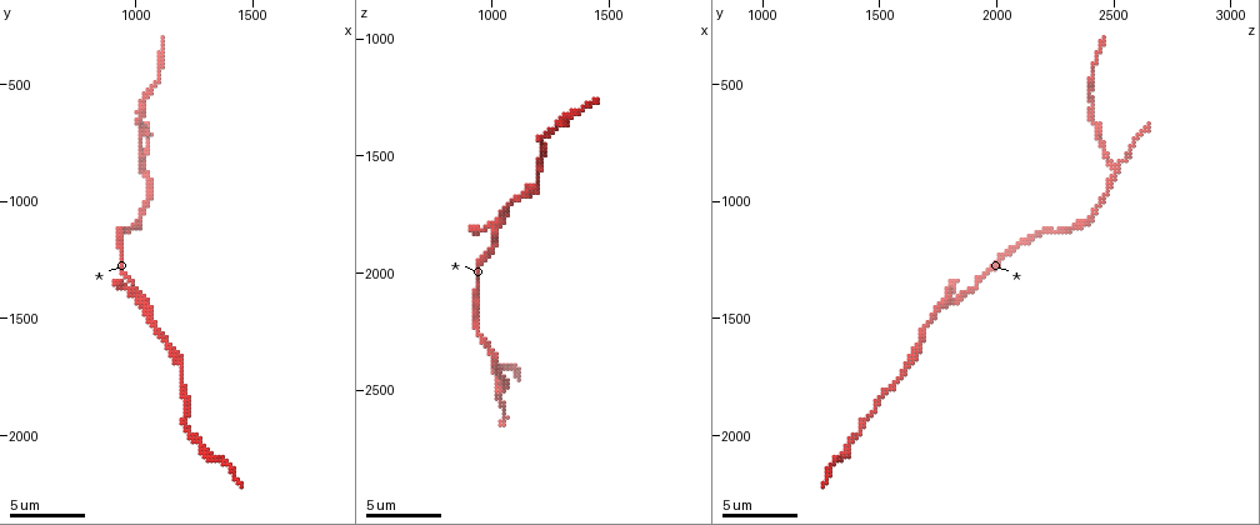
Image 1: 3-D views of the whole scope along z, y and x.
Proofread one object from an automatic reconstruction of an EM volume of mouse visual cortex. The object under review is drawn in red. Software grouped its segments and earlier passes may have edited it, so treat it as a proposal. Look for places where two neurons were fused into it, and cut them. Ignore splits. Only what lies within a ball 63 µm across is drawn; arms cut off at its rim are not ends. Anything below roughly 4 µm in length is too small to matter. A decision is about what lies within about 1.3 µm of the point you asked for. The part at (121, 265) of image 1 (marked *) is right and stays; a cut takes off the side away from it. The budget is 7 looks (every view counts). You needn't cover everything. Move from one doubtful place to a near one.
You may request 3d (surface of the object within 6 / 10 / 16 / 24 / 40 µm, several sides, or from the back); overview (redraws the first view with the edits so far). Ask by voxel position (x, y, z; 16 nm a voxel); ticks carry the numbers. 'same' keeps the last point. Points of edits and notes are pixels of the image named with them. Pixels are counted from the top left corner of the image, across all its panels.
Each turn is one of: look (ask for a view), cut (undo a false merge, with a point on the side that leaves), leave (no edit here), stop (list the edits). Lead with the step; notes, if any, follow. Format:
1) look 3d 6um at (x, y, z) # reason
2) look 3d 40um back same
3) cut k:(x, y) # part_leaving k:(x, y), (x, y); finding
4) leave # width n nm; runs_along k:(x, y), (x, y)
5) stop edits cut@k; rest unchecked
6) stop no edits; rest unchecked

look 3d 10um at (1010, 1390, 1860) # calibre changes

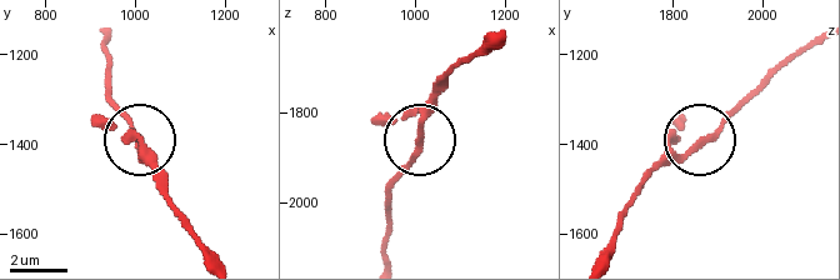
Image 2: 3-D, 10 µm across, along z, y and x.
look 3d 10um back at (1010, 1395, 1860)

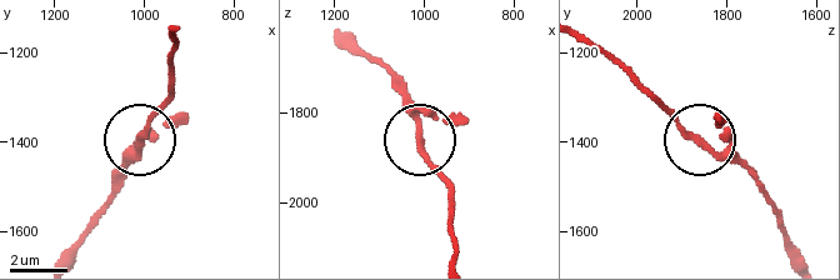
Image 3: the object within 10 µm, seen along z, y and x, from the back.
leave # runs_along 3:(641, 89), (766, 191); one neuron here

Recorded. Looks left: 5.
look 3d 16um at (940, 1130, 2250)

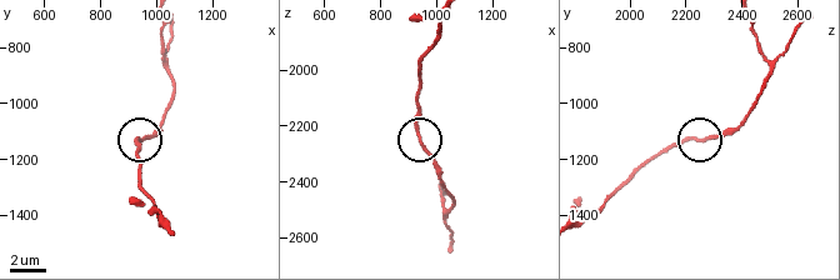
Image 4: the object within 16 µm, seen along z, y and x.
leave # runs_along 4:(420, 69), (420, 140), (440, 174); one neuron here

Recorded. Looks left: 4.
look 3d 16um at (1190, 1760, 1570) # a narrow waist

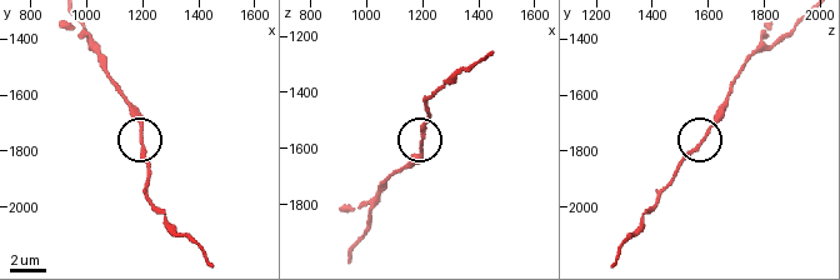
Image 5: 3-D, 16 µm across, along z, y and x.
look 3d 16um back at (1190, 1760, 1590) # other side

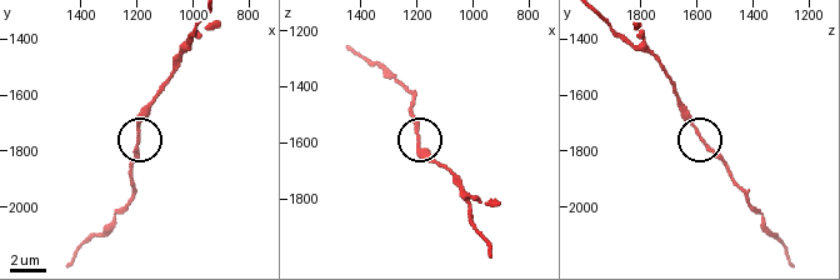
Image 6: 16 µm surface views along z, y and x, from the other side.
leave # runs_along 6:(200, 21), (139, 125), (134, 168); one neuron here

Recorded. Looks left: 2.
stop no edits; rest unchecked

